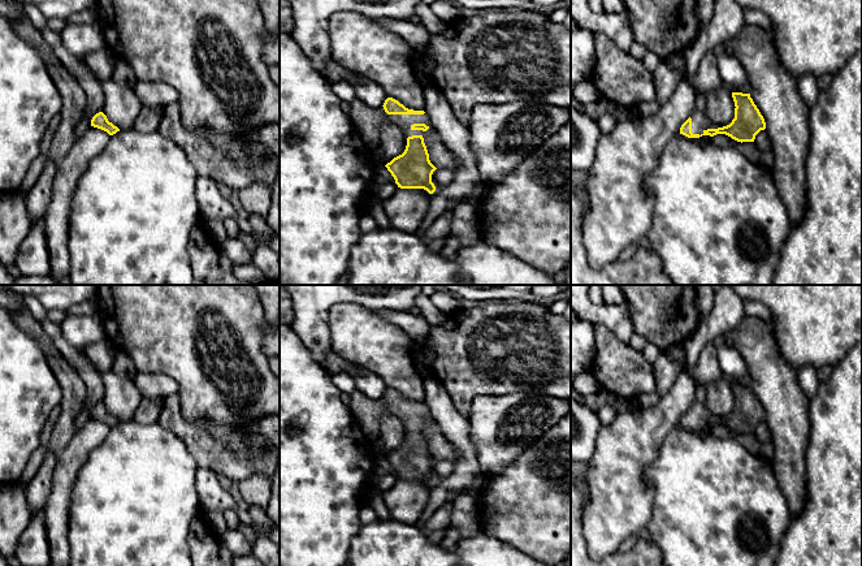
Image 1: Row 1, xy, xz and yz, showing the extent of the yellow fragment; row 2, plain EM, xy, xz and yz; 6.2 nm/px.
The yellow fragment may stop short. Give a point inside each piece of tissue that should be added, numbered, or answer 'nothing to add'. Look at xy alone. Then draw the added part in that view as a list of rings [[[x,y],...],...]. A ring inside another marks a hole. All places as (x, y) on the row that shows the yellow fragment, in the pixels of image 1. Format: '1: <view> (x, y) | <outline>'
nothing to add

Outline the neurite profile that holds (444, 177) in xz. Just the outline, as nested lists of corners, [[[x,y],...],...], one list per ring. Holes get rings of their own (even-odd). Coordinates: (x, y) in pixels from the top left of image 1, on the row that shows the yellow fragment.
[[[437,168],[434,176],[434,186],[446,187],[454,181],[454,170],[446,168]]]

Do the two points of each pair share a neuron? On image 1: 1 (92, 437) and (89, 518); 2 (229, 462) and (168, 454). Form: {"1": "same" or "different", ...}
{"1": "different", "2": "different"}

